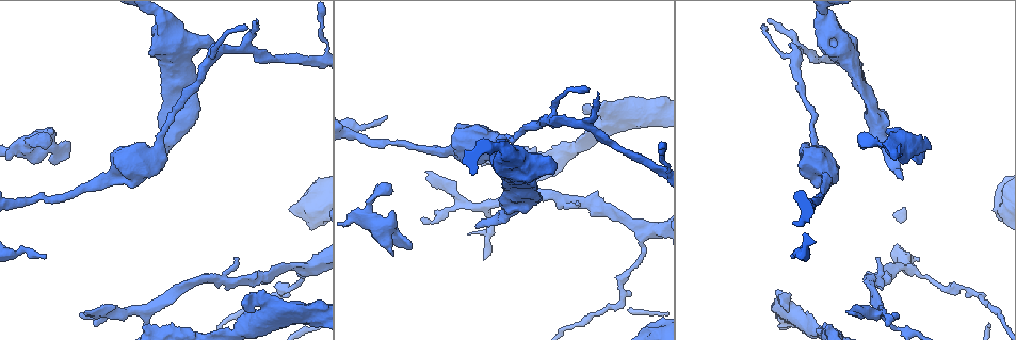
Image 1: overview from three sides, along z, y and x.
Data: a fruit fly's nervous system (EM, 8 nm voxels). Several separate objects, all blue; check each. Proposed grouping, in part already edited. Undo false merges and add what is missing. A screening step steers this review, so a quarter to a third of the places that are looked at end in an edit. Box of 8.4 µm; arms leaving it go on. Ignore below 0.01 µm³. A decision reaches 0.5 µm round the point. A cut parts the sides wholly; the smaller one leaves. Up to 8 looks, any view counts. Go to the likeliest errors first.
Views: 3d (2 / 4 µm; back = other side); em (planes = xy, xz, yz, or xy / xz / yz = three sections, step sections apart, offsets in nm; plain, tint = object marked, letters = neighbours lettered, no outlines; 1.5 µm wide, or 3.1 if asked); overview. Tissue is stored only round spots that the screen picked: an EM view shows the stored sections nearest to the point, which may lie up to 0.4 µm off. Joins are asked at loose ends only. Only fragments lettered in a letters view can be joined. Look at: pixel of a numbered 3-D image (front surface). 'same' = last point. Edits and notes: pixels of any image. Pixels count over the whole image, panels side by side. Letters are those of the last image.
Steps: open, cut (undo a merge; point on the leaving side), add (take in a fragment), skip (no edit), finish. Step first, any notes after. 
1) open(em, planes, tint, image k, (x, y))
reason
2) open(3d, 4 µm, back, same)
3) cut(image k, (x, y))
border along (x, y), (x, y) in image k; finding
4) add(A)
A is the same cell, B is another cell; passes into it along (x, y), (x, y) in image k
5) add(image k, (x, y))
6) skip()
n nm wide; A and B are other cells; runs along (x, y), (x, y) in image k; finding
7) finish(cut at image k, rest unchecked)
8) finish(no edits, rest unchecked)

open(3d, 4 µm, image 1, (908, 267))
three arms meet

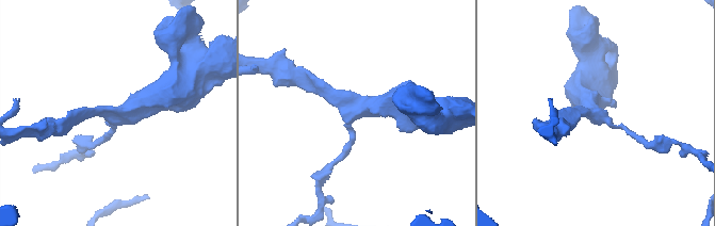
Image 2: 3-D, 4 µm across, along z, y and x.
open(em, planes, letters, image 2, (114, 112))
3 arms

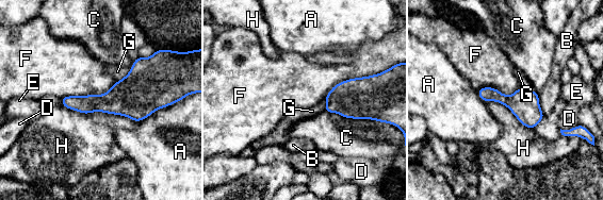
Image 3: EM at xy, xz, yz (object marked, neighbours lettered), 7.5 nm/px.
skip()
A, B, C, D, E, F, G and H are other cells; border along (115, 82), (101, 94), (61, 98) in image 3; one cell here

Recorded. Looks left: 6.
open(em, yz, step 4, letters, image 1, (930, 148))
an open end

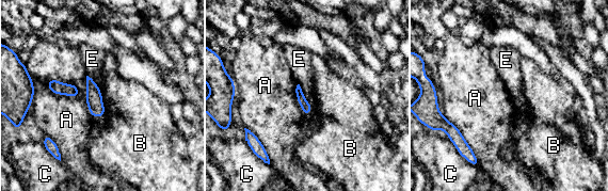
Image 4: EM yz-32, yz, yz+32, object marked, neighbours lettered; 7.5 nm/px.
skip()
A, B, C and E are other cells; none of them fits

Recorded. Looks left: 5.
open(3d, 2 µm, image 1, (903, 179))
branch stops here

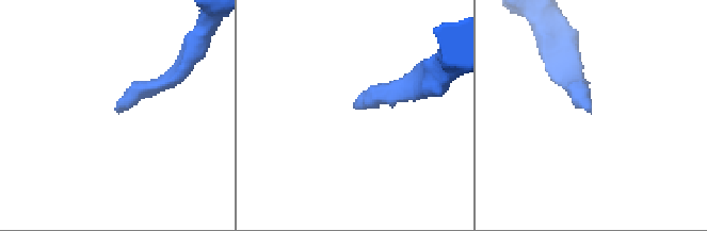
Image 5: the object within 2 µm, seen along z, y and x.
open(em, planes, letters, image 5, (117, 108))

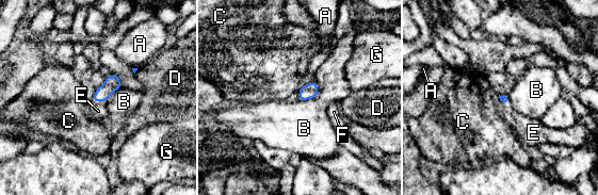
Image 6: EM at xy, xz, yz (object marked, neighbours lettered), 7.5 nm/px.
add(E)
E is the same cell, A, B, C, D, F and G are other cells; passes into it along (112, 83), (98, 101), (98, 111) in image 6; the cell continues

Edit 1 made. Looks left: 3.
finish(add at image 6, rest unchecked)

